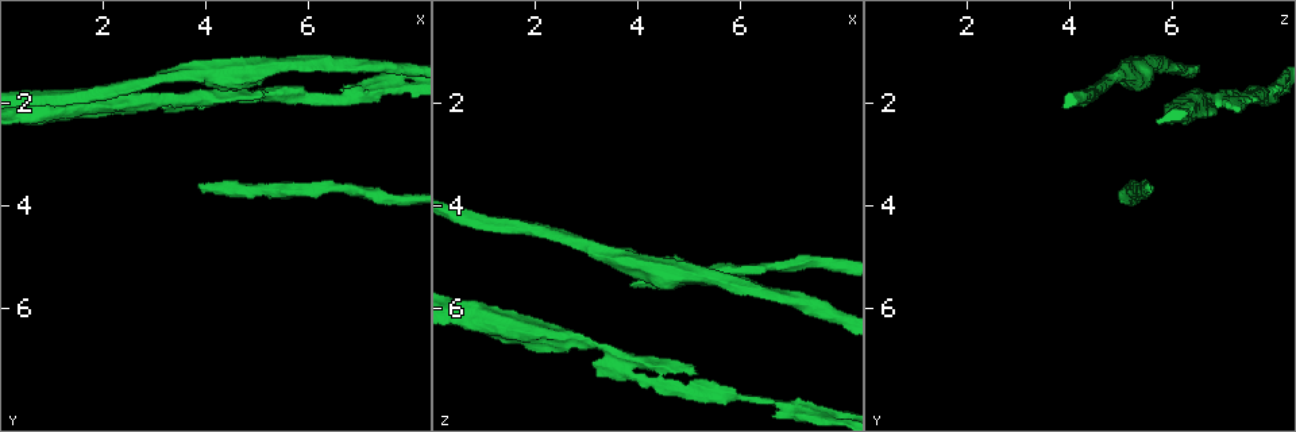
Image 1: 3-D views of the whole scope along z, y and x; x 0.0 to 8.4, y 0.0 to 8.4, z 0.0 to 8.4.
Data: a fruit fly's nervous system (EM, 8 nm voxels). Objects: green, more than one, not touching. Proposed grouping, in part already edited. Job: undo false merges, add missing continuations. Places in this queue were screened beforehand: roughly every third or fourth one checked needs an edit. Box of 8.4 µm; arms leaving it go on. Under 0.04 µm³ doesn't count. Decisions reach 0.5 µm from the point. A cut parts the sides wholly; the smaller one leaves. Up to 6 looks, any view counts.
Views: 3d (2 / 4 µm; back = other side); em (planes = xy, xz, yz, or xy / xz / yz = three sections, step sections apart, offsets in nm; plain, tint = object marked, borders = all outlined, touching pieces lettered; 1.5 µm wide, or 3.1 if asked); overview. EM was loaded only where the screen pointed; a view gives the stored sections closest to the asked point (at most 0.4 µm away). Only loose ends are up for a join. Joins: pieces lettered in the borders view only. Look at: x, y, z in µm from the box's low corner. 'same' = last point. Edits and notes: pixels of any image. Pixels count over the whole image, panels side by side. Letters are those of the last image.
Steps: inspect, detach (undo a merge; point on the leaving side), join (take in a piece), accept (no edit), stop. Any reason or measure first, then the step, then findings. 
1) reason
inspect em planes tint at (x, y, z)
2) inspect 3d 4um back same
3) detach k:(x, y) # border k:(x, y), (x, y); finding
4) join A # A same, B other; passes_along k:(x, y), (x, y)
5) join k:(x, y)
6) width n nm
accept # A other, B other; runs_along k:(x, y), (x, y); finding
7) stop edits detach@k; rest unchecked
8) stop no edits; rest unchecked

free end
inspect em xz step 4 borders at (3.25, 2.10, 7.30)

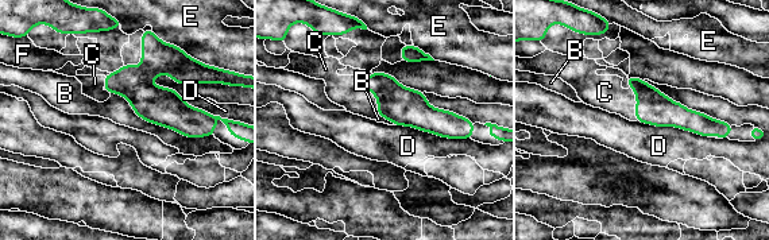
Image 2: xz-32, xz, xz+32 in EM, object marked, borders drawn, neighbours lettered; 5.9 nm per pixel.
join C # B other, C same, D other, E other, F other; it goes on there

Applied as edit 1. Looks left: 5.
closes a loop
inspect 3d 4um at (5.05, 1.75, 7.25)

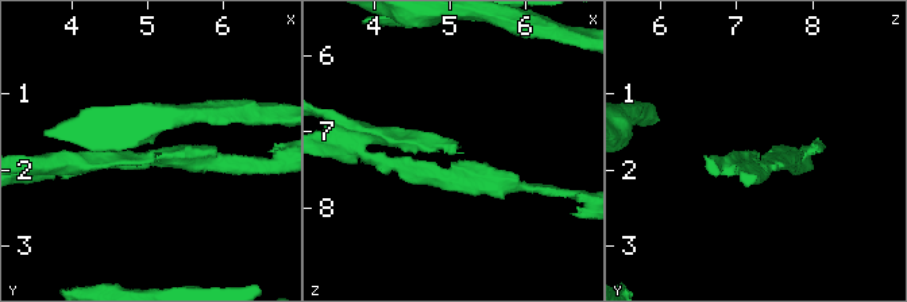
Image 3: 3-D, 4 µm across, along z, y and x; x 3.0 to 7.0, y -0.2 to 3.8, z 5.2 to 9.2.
inspect em yz step 8 tint at (5.10, 1.75, 7.30)

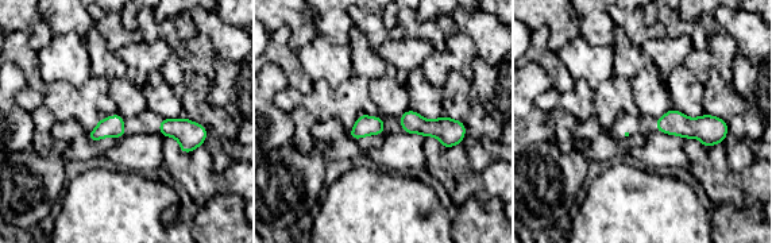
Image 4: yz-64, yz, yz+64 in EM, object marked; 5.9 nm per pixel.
what lies round it
inspect em yz step 8 borders same

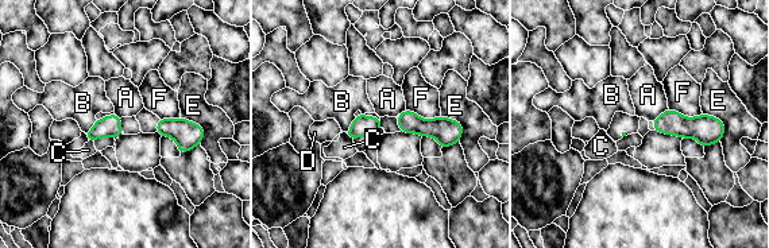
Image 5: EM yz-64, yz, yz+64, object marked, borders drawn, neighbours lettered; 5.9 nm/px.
accept # A other, B other, C other, D other, E other, F other; border 5:(668, 108), (652, 121); all the same neuron

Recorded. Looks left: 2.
stop edits join@2; rest unchecked

